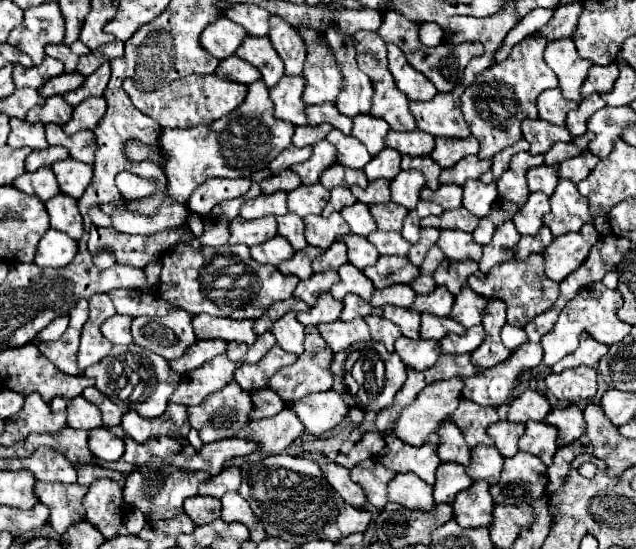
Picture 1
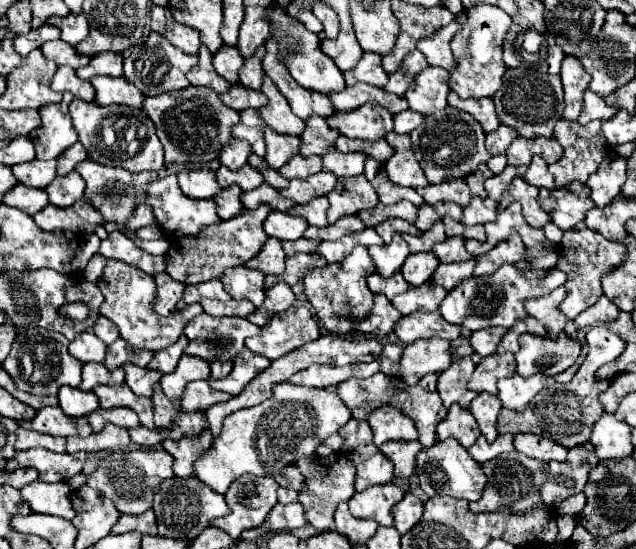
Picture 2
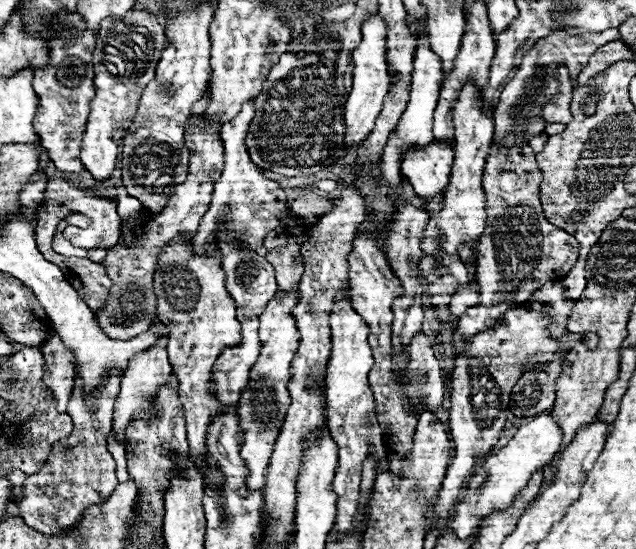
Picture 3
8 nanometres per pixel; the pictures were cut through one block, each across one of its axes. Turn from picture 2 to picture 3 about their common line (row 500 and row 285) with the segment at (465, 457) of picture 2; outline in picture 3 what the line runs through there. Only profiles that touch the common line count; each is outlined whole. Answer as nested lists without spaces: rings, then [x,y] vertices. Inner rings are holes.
[[[468,284],[468,288],[452,296],[452,304],[448,308],[454,316],[462,316],[470,306],[476,306],[476,304],[478,304],[478,292],[472,288],[472,284]]]

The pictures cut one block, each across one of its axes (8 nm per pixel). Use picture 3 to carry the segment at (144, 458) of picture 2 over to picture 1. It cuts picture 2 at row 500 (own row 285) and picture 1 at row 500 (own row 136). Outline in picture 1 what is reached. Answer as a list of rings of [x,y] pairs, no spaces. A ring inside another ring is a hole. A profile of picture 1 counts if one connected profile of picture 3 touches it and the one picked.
[[[192,496],[184,502],[184,512],[192,518],[194,524],[210,524],[212,520],[220,518],[220,500],[212,496]]]

